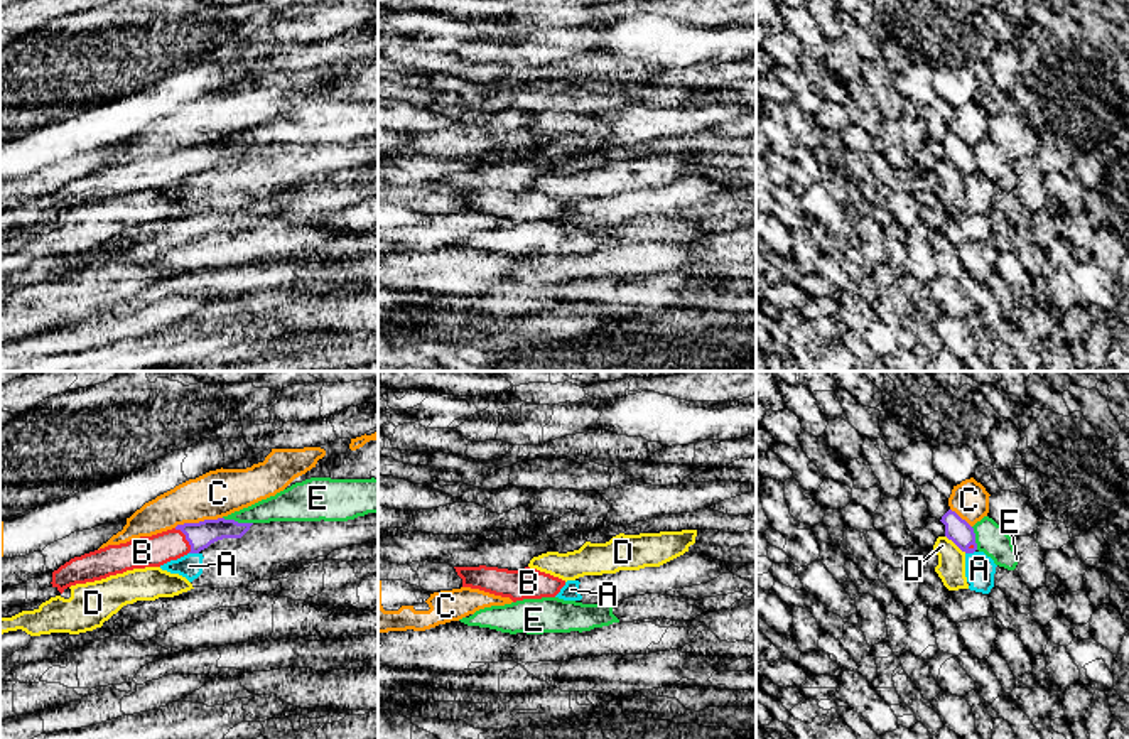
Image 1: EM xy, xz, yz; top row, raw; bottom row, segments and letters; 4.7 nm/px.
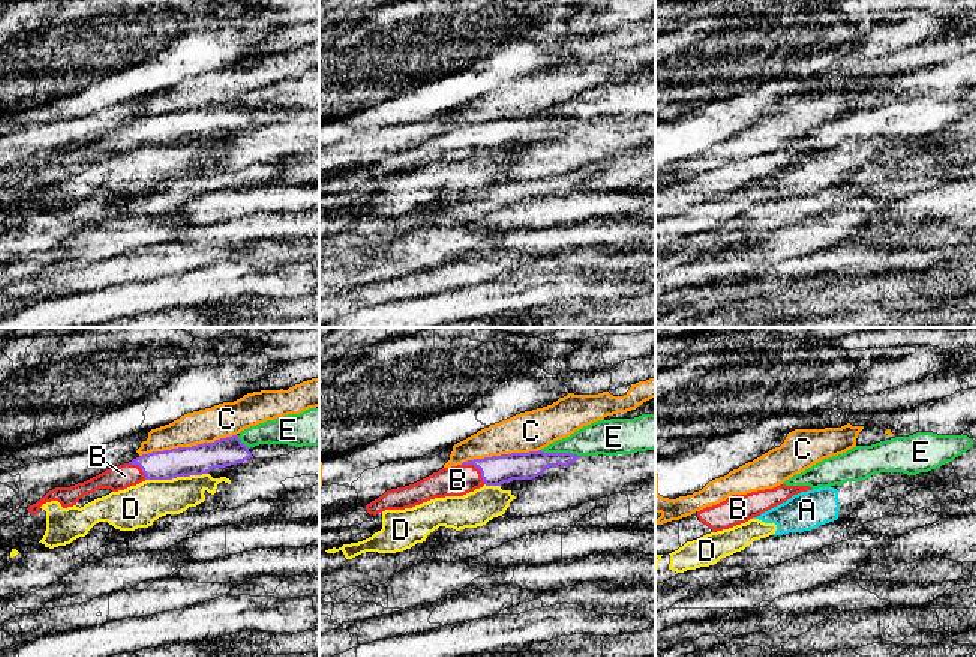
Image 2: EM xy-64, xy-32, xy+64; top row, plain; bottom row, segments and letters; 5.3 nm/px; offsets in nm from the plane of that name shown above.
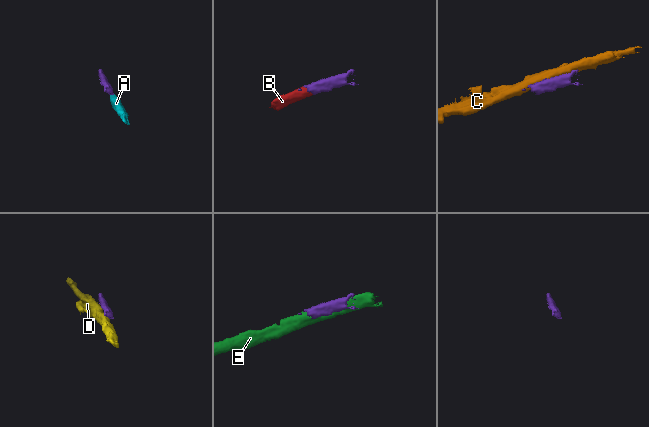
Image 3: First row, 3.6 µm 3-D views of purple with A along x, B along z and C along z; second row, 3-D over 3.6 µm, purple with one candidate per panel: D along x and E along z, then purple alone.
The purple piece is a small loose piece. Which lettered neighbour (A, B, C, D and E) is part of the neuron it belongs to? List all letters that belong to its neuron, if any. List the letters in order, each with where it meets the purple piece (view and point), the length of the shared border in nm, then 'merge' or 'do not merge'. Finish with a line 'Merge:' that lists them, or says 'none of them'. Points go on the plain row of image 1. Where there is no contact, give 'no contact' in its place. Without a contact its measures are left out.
A: contact xy (194, 174); length 50 nm; do not merge
B: contact xy (186, 161); length 140 nm; merge
C: contact xy (199, 144); length 240 nm; do not merge
D: contact yz (956, 166); length 130 nm; do not merge
E: contact xy (237, 144); length 150 nm; do not merge
Merge: B

